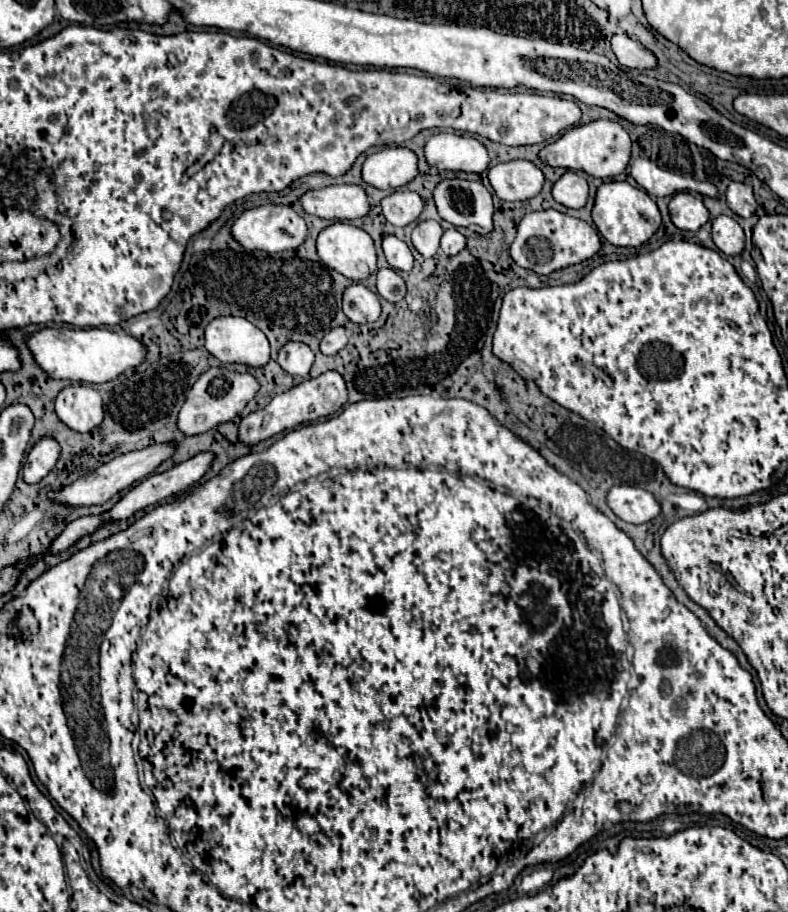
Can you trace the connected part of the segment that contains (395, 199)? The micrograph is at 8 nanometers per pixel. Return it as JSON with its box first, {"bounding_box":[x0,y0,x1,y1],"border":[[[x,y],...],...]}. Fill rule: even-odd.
{"bounding_box":[382,190,424,226],"border":[[[396,190],[382,200],[382,212],[394,226],[408,226],[424,210],[424,200],[416,192]]]}

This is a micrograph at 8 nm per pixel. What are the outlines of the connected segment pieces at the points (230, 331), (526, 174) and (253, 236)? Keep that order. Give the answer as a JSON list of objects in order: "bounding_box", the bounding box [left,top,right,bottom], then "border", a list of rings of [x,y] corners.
[{"bounding_box":[206,316,270,368],"border":[[[222,316],[208,324],[206,350],[220,362],[238,362],[250,368],[270,362],[270,344],[264,332],[236,316]]]},{"bounding_box":[488,160,544,202],"border":[[[512,160],[496,164],[488,172],[490,184],[498,198],[508,202],[524,202],[540,194],[544,186],[542,170],[528,160]]]},{"bounding_box":[232,204,308,254],"border":[[[268,204],[268,206],[258,206],[258,208],[242,212],[240,218],[232,226],[232,234],[246,250],[264,250],[272,254],[272,252],[298,248],[306,240],[308,226],[304,218],[298,216],[290,206]]]}]

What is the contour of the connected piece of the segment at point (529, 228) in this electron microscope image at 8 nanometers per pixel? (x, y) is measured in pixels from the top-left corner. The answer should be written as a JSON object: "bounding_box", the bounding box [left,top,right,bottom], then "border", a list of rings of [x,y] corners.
{"bounding_box":[510,210,600,276],"border":[[[540,210],[540,212],[528,212],[518,224],[518,234],[510,246],[510,256],[518,266],[532,270],[540,276],[548,276],[554,270],[592,258],[598,250],[600,250],[600,236],[596,228],[558,210]]]}

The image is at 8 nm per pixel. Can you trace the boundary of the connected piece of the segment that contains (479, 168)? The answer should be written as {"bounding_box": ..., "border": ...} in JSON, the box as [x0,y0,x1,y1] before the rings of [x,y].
{"bounding_box":[426,132,490,174],"border":[[[440,132],[430,136],[426,146],[426,162],[438,170],[476,172],[482,174],[490,166],[490,154],[484,144],[472,136]]]}

